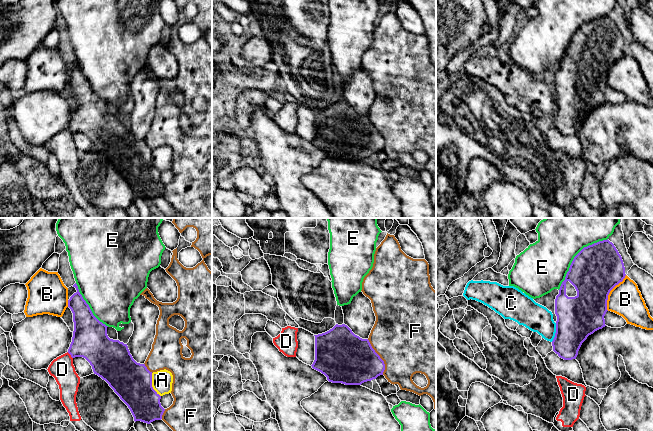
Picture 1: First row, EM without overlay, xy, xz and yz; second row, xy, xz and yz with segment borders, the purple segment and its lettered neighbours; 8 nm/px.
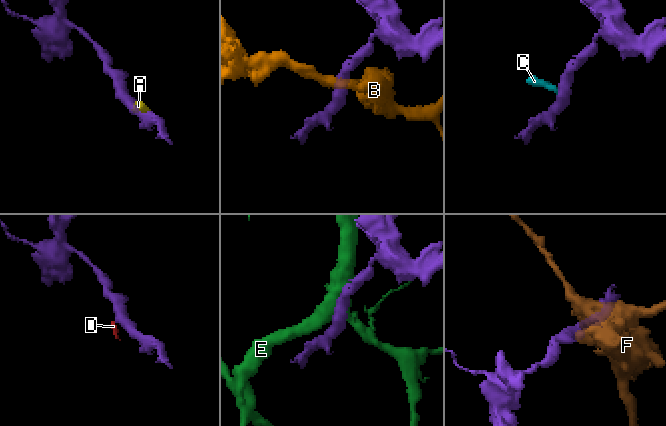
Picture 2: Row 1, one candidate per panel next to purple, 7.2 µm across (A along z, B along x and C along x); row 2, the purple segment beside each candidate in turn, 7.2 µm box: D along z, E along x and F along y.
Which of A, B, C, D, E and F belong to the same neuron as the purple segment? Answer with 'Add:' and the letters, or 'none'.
Add: none

